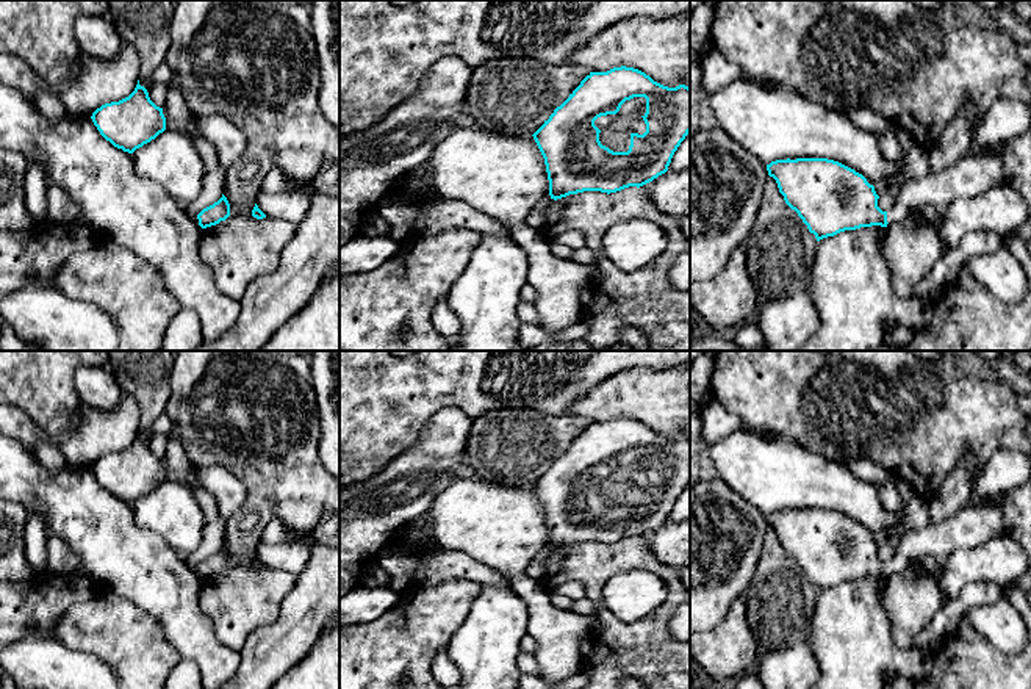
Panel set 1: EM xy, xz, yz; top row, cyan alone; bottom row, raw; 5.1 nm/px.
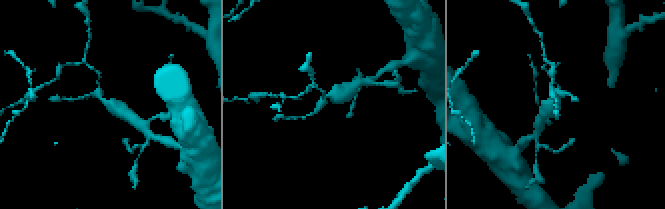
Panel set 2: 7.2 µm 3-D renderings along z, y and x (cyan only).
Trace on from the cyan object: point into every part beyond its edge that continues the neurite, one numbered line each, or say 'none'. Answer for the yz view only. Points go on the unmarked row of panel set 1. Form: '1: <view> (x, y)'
1: yz (972, 525)

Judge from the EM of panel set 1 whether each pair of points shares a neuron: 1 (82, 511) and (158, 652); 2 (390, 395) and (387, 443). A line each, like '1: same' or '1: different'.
1: different
2: same

